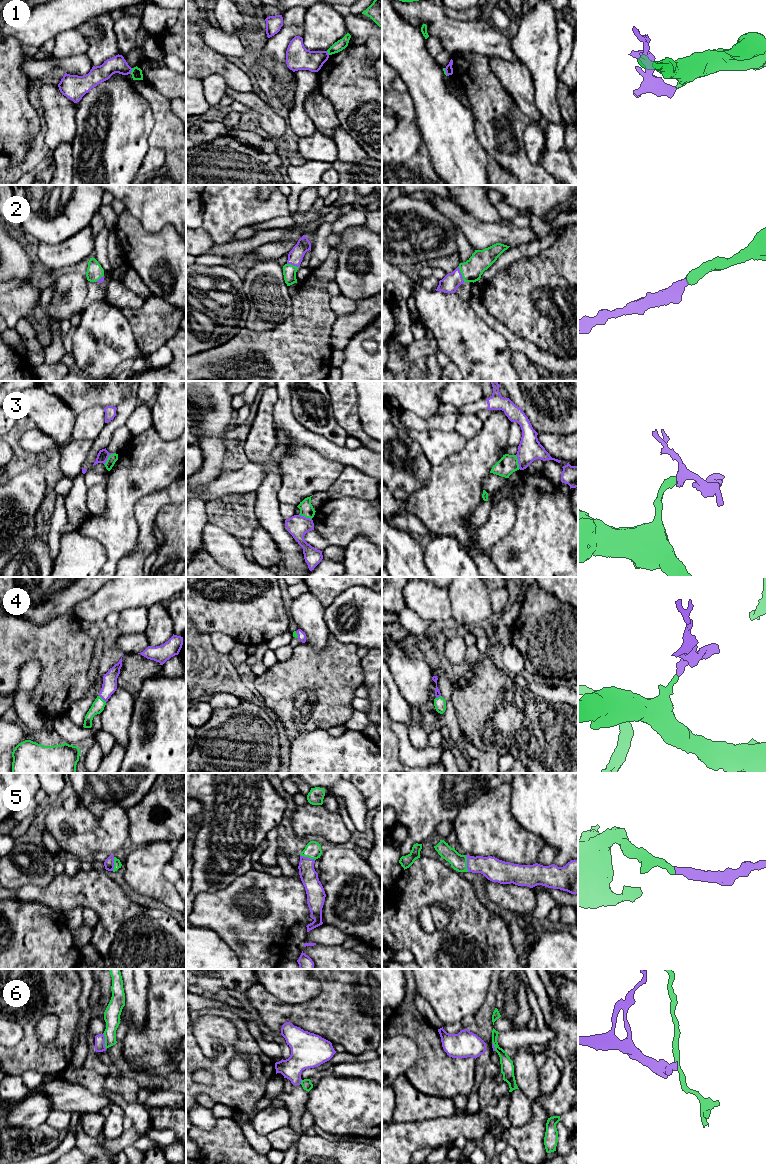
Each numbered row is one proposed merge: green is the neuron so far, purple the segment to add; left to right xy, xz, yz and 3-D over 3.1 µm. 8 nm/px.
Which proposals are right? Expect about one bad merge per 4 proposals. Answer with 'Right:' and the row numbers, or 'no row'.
Right: 2, 4, 5

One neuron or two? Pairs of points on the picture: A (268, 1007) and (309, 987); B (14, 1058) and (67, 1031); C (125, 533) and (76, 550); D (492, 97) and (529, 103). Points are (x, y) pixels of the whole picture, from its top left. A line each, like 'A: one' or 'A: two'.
A: two
B: one
C: two
D: two

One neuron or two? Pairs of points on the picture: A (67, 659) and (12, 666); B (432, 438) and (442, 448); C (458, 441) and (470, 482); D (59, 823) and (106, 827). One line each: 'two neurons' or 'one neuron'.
A: one neuron
B: one neuron
C: two neurons
D: one neuron

